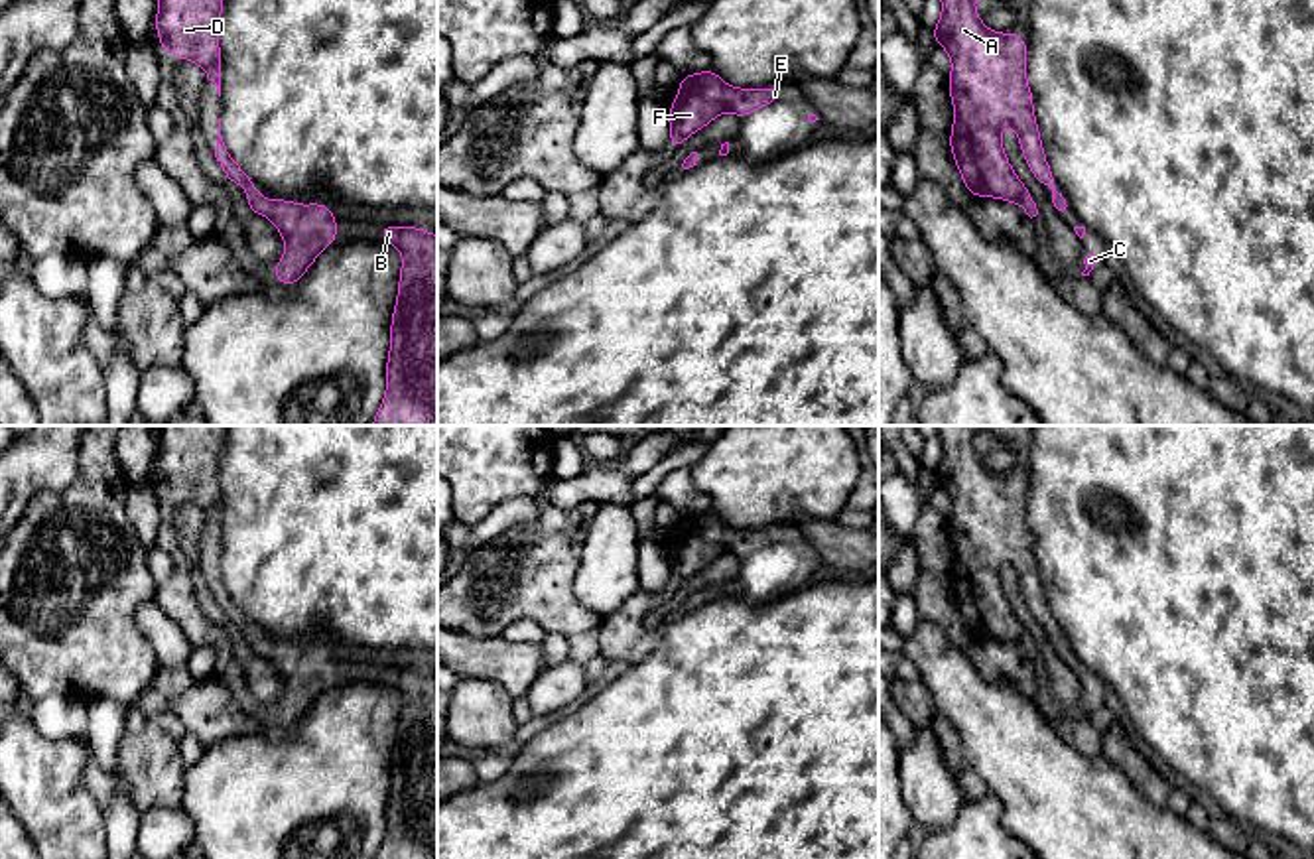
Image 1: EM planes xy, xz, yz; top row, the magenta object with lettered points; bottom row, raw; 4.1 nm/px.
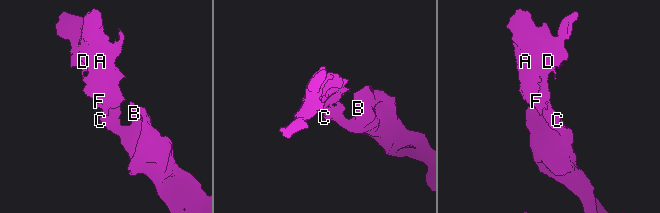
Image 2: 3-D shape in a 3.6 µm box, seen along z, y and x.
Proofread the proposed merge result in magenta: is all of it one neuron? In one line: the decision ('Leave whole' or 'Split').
Leave whole

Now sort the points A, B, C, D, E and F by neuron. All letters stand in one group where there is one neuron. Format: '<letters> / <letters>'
A B C D E F

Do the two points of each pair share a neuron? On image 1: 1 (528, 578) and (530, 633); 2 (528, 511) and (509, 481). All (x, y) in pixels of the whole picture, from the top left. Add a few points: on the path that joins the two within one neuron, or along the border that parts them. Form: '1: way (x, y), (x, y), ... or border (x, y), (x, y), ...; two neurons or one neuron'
1: border (548, 633), (534, 621), (517, 619), (501, 635); two neurons
2: border (530, 497), (507, 497), (479, 523); two neurons

